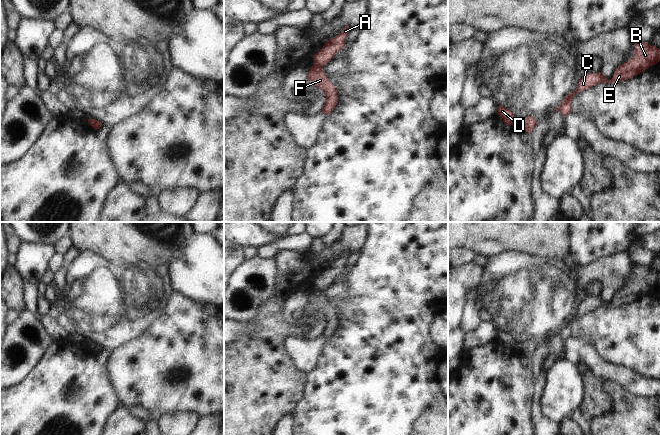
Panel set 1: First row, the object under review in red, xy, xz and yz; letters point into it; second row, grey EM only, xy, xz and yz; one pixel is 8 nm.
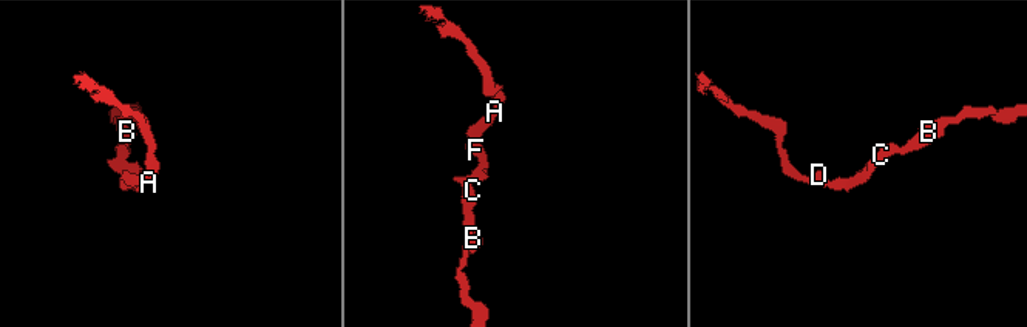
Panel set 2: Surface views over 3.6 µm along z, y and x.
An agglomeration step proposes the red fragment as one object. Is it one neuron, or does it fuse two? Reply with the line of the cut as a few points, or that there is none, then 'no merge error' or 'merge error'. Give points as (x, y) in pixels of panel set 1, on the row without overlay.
cut in xz along (314, 289), (320, 290); merge error

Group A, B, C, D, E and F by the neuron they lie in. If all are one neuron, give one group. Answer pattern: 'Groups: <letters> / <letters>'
Groups: A D / B C E F.

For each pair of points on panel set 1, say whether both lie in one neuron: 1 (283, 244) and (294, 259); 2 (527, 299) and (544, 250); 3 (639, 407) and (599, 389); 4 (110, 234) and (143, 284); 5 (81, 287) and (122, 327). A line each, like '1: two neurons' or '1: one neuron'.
1: two neurons
2: two neurons
3: two neurons
4: two neurons
5: one neuron

